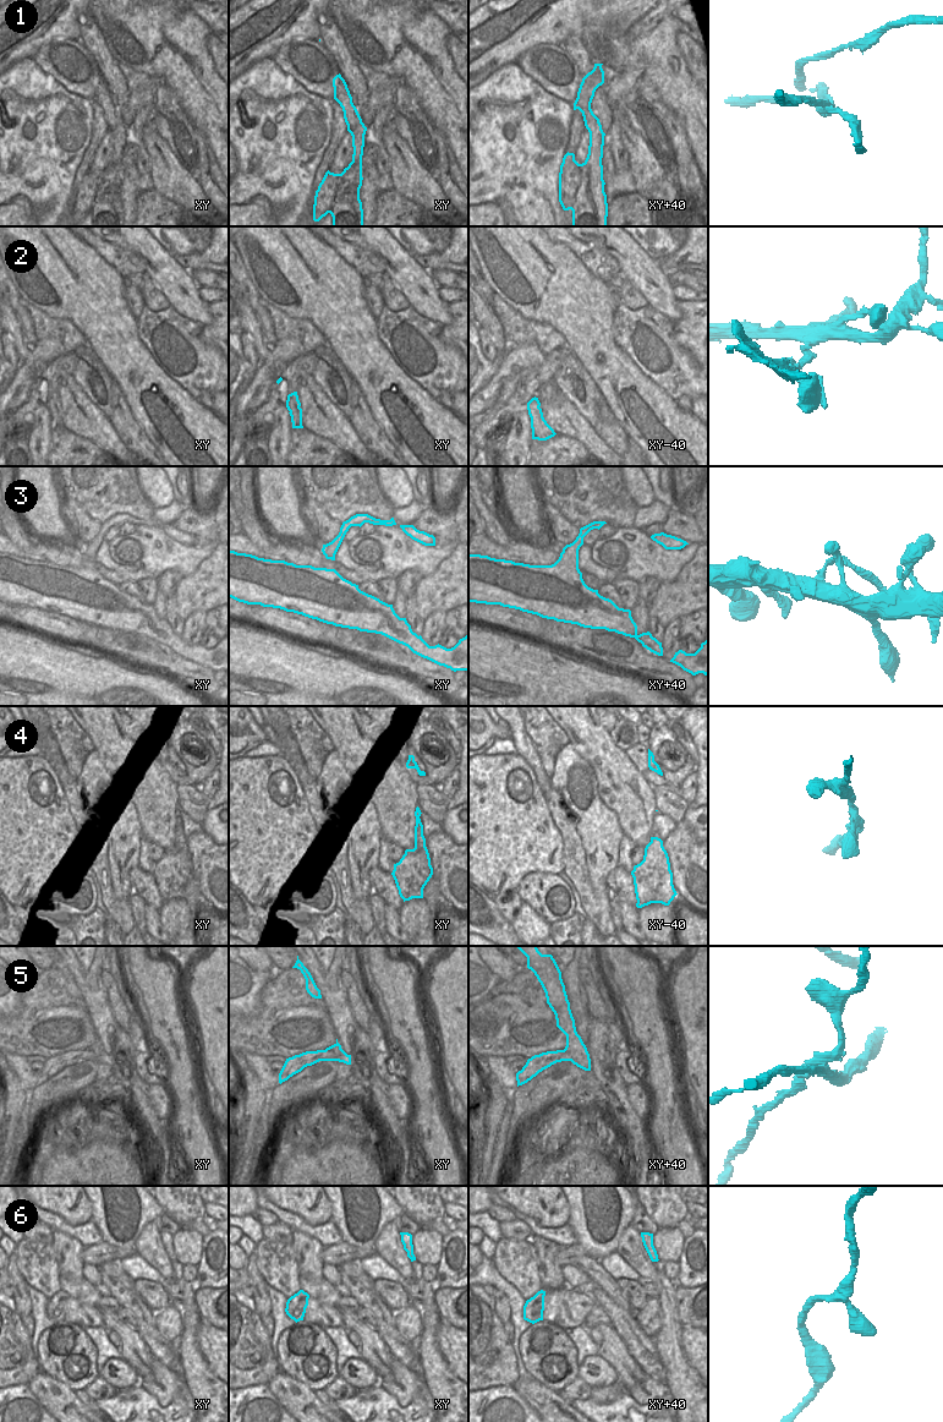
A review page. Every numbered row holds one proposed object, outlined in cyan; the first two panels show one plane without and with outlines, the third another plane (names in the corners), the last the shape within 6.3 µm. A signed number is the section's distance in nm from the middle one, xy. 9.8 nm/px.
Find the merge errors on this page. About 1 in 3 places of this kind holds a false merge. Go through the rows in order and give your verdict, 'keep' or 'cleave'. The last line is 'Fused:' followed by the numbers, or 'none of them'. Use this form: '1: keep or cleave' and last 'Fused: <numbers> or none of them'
1: cleave
2: cleave
3: keep
4: keep
5: cleave
6: keep
Fused: 1, 2, 5

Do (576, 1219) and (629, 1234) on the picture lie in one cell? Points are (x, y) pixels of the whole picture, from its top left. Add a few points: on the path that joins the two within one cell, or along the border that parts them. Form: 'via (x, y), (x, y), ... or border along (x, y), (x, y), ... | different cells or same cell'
border along (630, 1224), (621, 1234), (618, 1247), (614, 1251) | different cells

